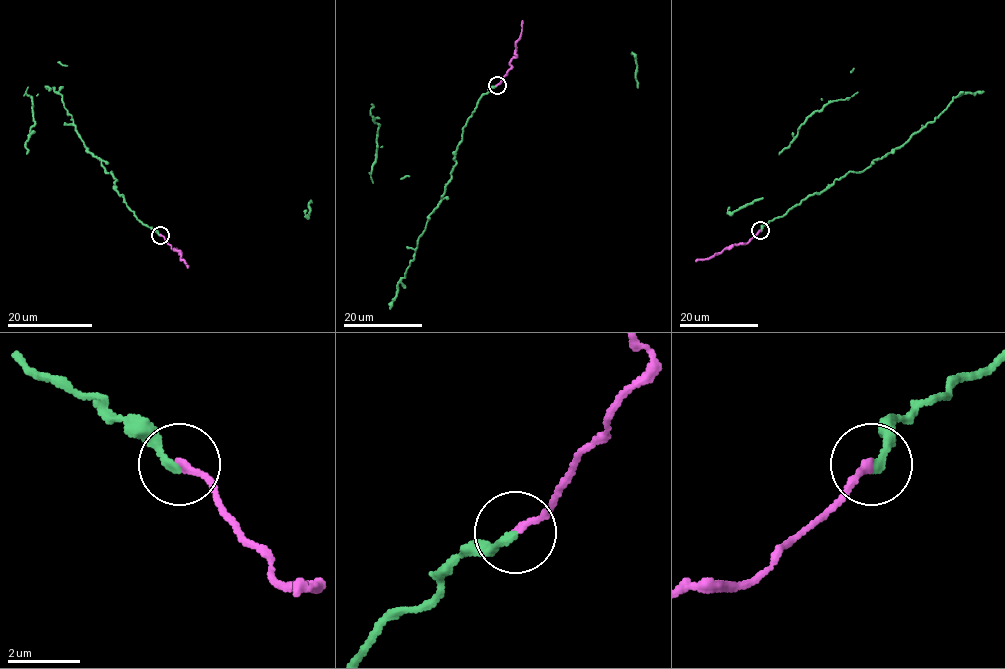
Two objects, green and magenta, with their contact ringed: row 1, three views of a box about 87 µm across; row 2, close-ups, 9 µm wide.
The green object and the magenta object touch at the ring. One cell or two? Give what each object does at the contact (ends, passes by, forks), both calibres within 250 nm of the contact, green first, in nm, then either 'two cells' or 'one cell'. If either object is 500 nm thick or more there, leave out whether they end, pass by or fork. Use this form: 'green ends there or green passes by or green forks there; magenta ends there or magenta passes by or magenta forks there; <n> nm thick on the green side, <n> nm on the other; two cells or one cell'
green ends there; magenta ends there; 240 nm thick on the green side, 190 nm on the other; two cells

